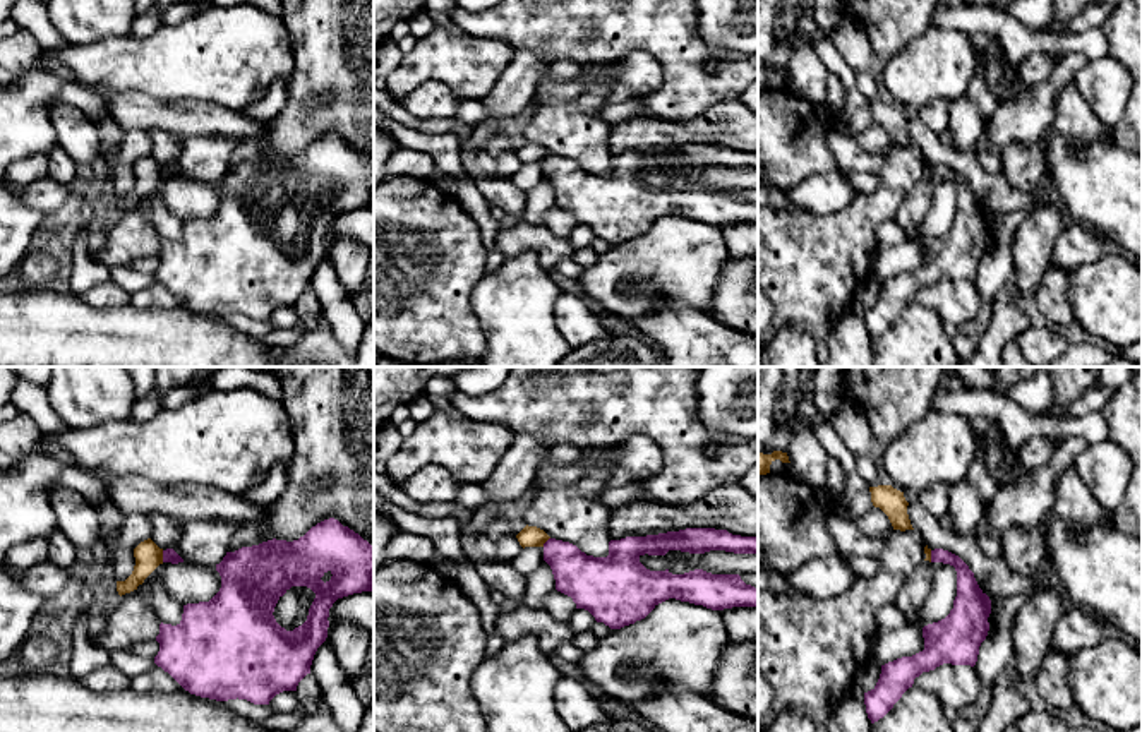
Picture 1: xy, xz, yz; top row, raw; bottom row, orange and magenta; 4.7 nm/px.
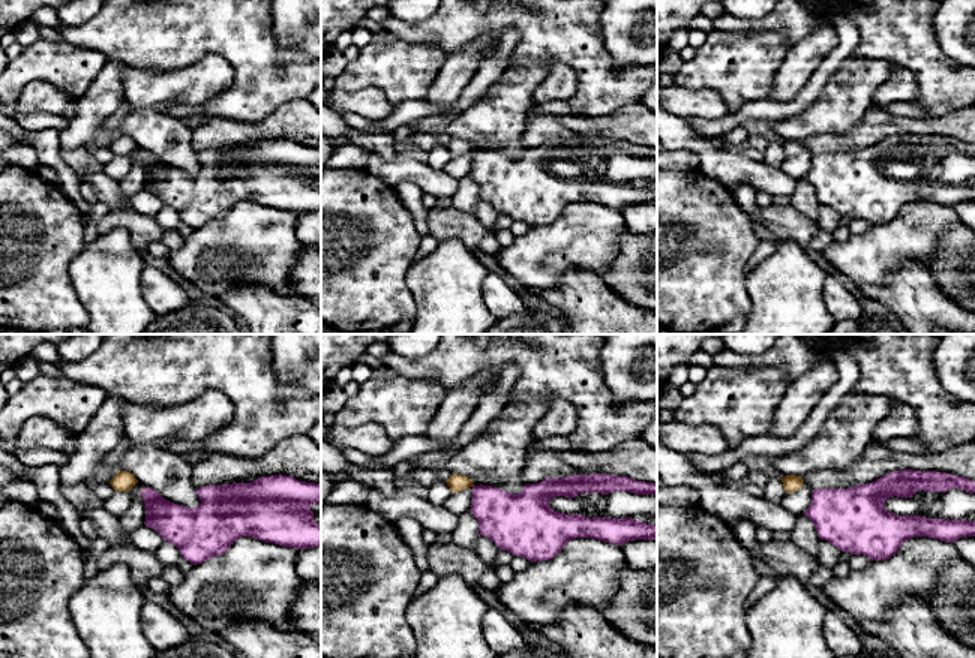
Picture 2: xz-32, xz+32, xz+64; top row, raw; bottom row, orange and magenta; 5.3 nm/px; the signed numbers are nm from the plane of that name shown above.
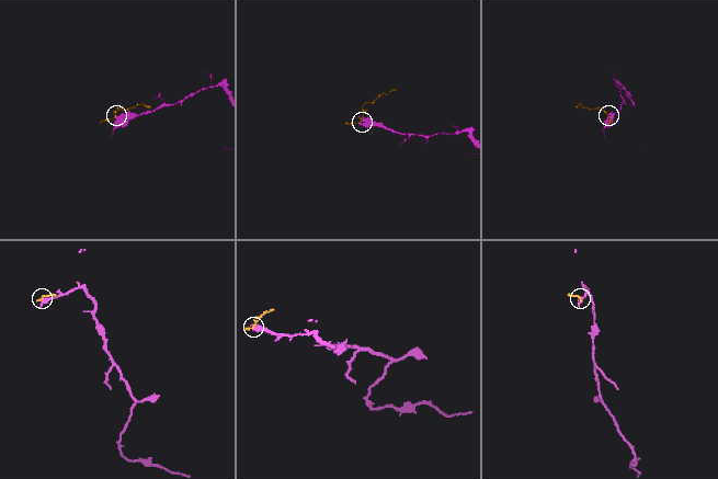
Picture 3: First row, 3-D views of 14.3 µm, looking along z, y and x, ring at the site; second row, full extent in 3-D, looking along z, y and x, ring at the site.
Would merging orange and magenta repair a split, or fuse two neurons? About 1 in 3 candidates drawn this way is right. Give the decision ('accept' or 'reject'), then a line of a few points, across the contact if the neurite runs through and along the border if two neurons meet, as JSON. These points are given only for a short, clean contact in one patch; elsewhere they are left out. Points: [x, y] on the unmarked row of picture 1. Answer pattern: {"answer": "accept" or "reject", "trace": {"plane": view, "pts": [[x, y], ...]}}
{"answer": "reject", "trace": {"plane": "xy", "pts": [[162, 167], [163, 177]]}}

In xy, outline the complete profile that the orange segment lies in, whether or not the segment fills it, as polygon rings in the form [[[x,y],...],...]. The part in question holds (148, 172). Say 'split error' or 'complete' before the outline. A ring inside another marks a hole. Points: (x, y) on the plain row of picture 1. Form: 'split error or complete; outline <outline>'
complete; outline [[[151,154],[141,158],[134,165],[135,182],[132,190],[125,197],[117,197],[118,211],[130,209],[137,206],[139,201],[159,182],[163,180],[163,165],[159,165]]]

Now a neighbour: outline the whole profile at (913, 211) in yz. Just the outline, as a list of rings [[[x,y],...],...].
[[[923,177],[921,182],[905,195],[905,199],[899,206],[895,221],[905,231],[916,231],[926,219],[926,214],[933,204],[933,194],[933,178]]]

